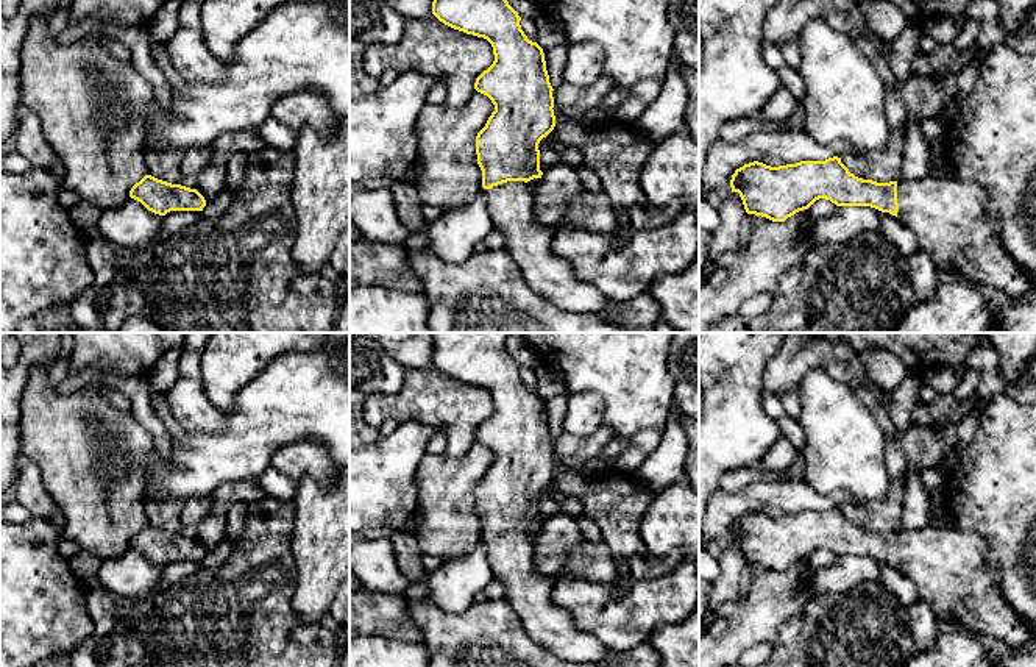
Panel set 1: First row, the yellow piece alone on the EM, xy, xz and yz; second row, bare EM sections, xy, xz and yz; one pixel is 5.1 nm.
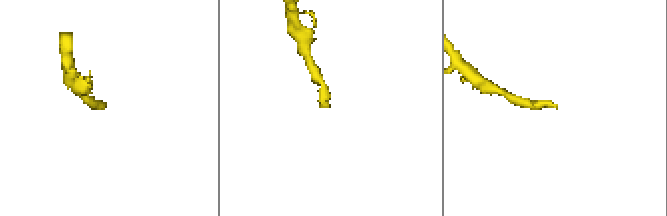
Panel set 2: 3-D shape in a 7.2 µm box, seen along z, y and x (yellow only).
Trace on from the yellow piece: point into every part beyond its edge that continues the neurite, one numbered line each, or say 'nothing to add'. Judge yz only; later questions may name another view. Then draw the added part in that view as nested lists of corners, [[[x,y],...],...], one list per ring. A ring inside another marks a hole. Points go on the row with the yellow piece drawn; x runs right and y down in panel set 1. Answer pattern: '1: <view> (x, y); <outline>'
1: yz (947, 216); [[[927,175],[897,183],[897,219],[914,233],[921,250],[931,256],[939,272],[1020,297],[1036,280],[1005,250],[997,219],[986,214],[988,202],[988,192],[974,180]]]

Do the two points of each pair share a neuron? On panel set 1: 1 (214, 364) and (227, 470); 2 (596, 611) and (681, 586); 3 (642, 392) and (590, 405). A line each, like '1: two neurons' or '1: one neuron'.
1: two neurons
2: one neuron
3: two neurons

